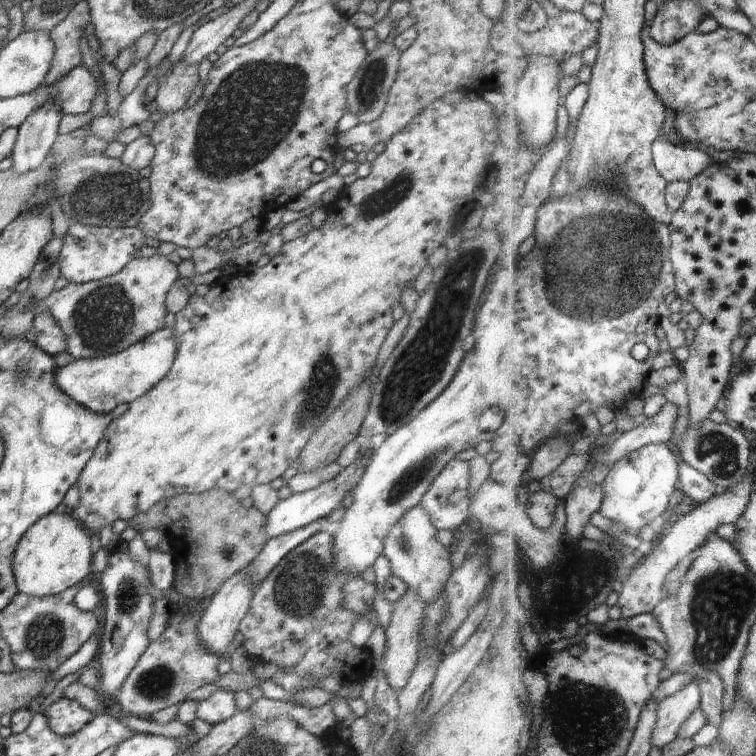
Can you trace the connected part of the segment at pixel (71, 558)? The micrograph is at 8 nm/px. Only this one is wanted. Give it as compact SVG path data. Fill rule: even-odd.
M61 509L54 510L36 519L17 542L11 558L11 567L15 576L18 592L33 597L52 596L78 584L93 570L93 555L97 549L96 540L88 536L78 520L63 513Z

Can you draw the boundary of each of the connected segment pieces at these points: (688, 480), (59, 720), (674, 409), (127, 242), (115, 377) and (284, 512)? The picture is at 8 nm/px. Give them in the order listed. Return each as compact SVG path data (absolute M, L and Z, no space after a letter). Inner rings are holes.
M680 460L681 484L687 497L696 503L705 503L721 491L706 474Z
M60 698L51 704L44 716L50 730L63 737L76 734L95 717L76 701L66 698Z
M669 402L658 414L647 417L643 423L624 433L613 445L598 454L594 459L595 466L608 465L612 468L619 460L645 446L670 443L678 420L680 410L676 404Z
M76 220L63 237L59 254L61 276L69 283L84 284L120 272L129 262L139 257L141 248L150 243L138 227L111 229Z
M164 326L116 354L93 359L78 359L65 367L57 367L56 384L72 400L88 410L108 415L118 404L131 403L156 386L174 364L176 351L177 338L173 328Z
M366 451L358 455L355 461L347 467L344 467L340 474L325 483L317 486L315 489L304 491L303 493L294 493L287 500L280 500L279 503L266 515L265 533L267 538L271 539L287 532L292 532L297 528L310 524L313 520L326 517L341 506L342 498L351 492L362 478L367 464L370 464L374 452Z

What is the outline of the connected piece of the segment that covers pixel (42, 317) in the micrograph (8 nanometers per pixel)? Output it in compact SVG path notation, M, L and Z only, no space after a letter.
M40 313L34 317L33 332L35 345L53 357L67 350L65 334L50 313Z

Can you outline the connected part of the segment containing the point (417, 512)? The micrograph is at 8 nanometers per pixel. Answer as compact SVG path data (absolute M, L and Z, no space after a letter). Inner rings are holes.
M414 505L399 518L383 540L382 555L390 562L391 574L415 591L419 599L428 606L433 599L440 597L452 571L450 565L451 550L440 544L436 538L437 529L422 506Z

